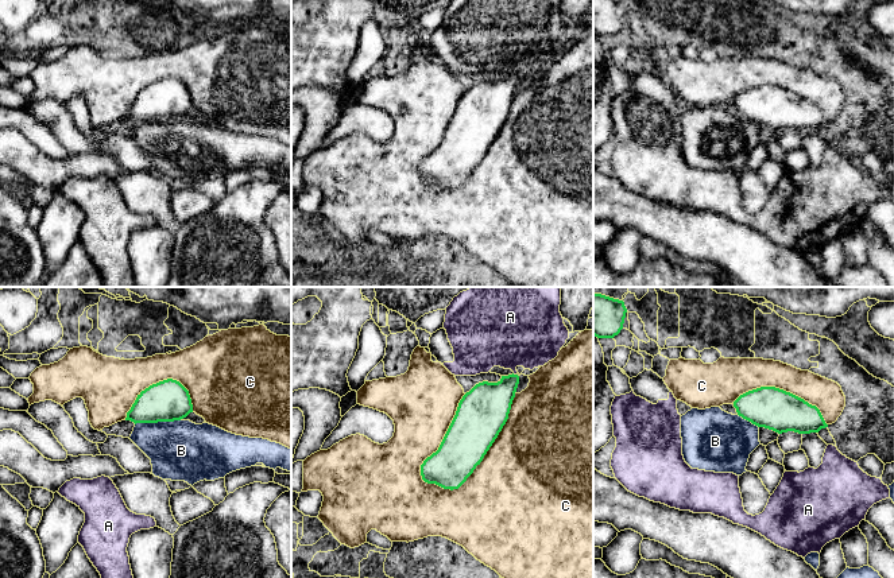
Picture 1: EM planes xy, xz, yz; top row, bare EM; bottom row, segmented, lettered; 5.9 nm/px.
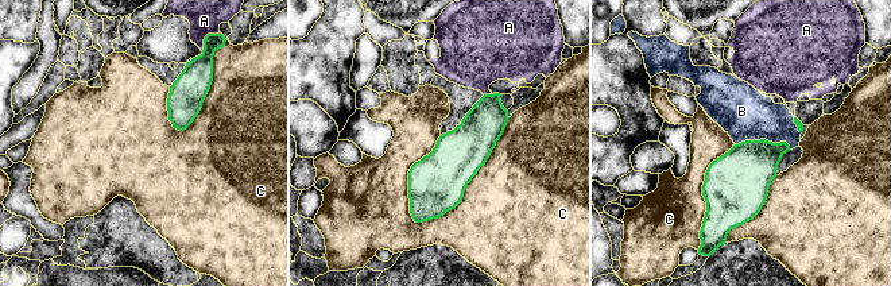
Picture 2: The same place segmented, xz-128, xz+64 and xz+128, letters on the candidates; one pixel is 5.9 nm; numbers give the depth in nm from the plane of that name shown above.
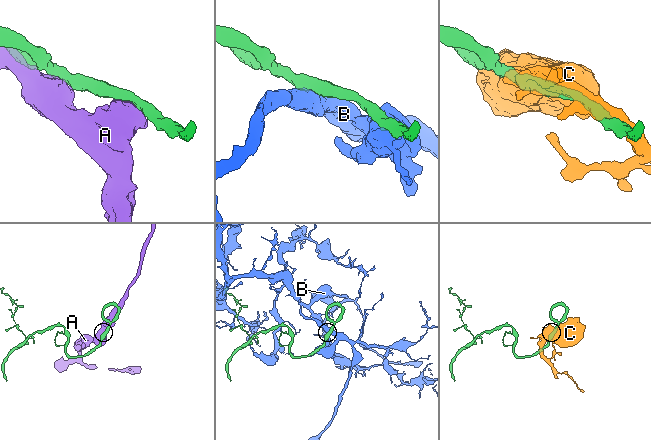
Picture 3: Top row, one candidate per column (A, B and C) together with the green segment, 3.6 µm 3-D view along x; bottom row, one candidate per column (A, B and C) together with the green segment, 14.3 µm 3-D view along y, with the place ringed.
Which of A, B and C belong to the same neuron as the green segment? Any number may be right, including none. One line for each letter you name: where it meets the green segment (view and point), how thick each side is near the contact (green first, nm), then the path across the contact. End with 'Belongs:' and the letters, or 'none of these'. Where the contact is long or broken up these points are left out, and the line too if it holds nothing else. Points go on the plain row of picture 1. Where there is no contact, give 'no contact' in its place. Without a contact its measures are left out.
C: contact xz (482, 158); calibres 280 and 500 nm
Belongs: C

